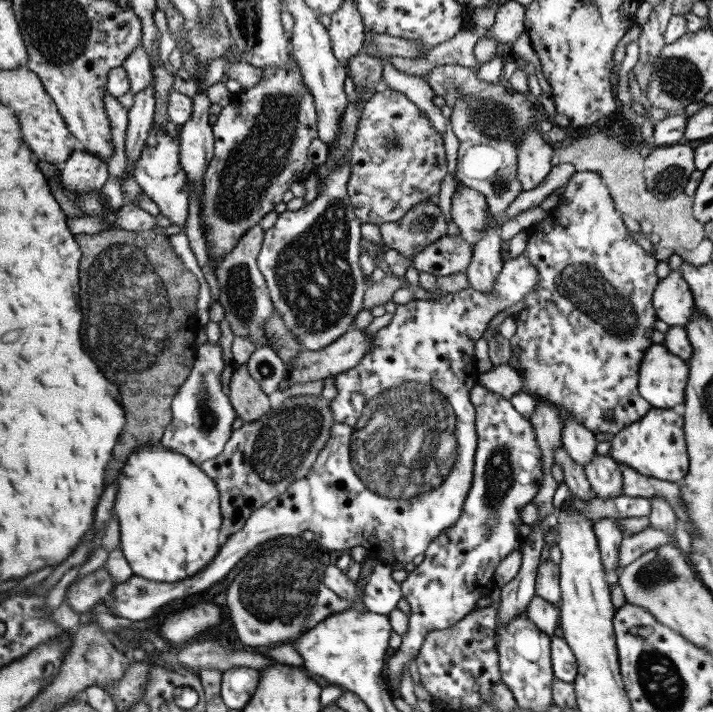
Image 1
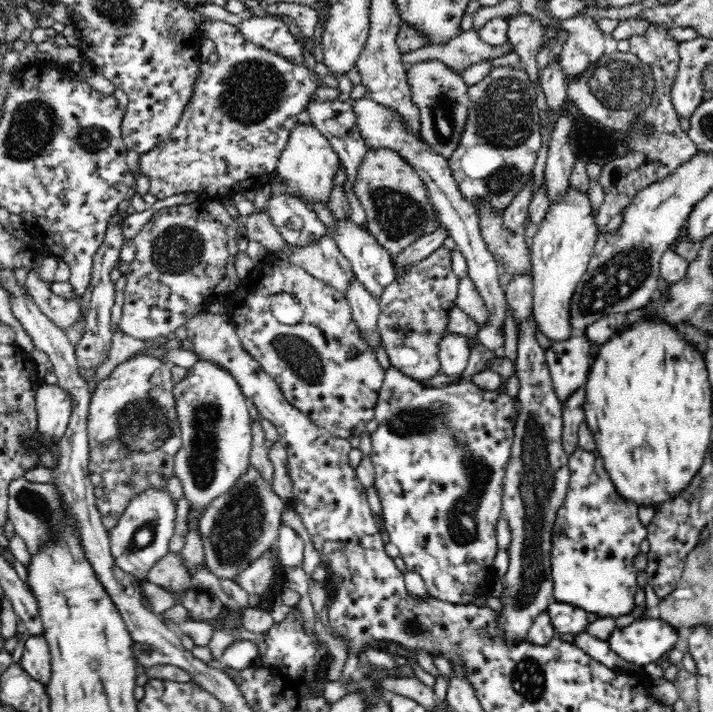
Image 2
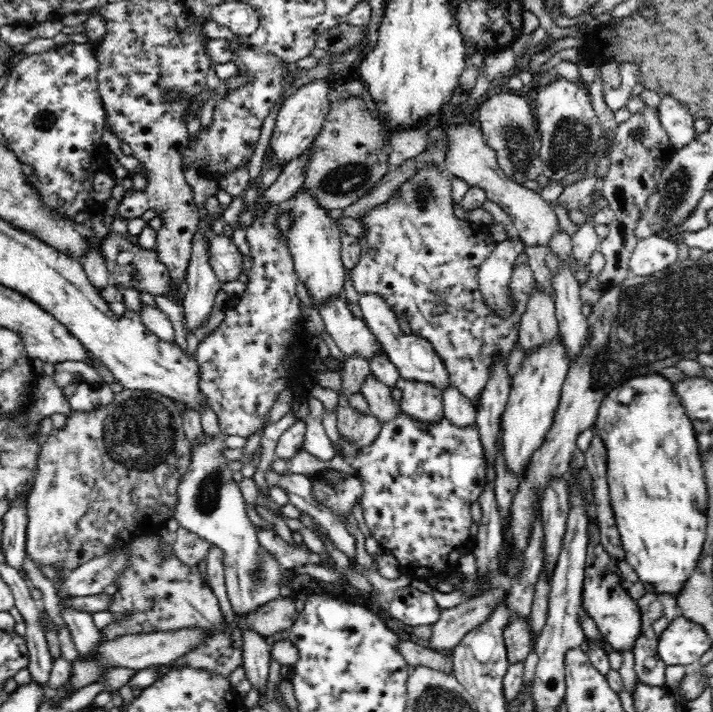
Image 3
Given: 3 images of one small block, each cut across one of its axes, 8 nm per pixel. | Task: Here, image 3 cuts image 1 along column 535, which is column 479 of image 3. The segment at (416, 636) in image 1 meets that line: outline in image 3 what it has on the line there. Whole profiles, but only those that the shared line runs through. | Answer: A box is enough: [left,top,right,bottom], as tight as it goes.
[350,412,485,580]

